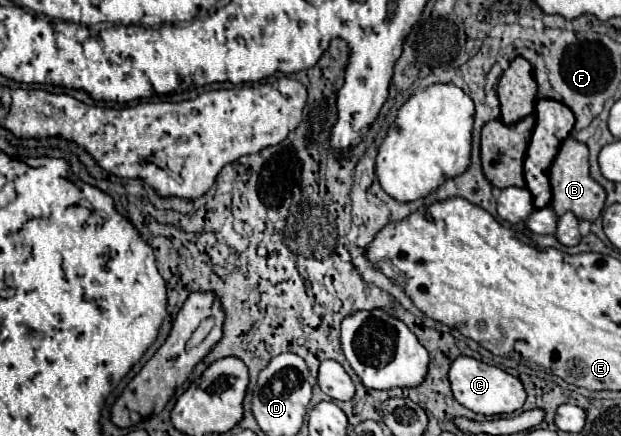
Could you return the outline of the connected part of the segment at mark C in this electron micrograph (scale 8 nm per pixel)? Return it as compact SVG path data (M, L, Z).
M465 355L457 357L449 369L449 381L455 399L467 409L481 415L509 415L519 411L525 403L525 389L517 377L495 365L477 361L473 357L465 357Z

